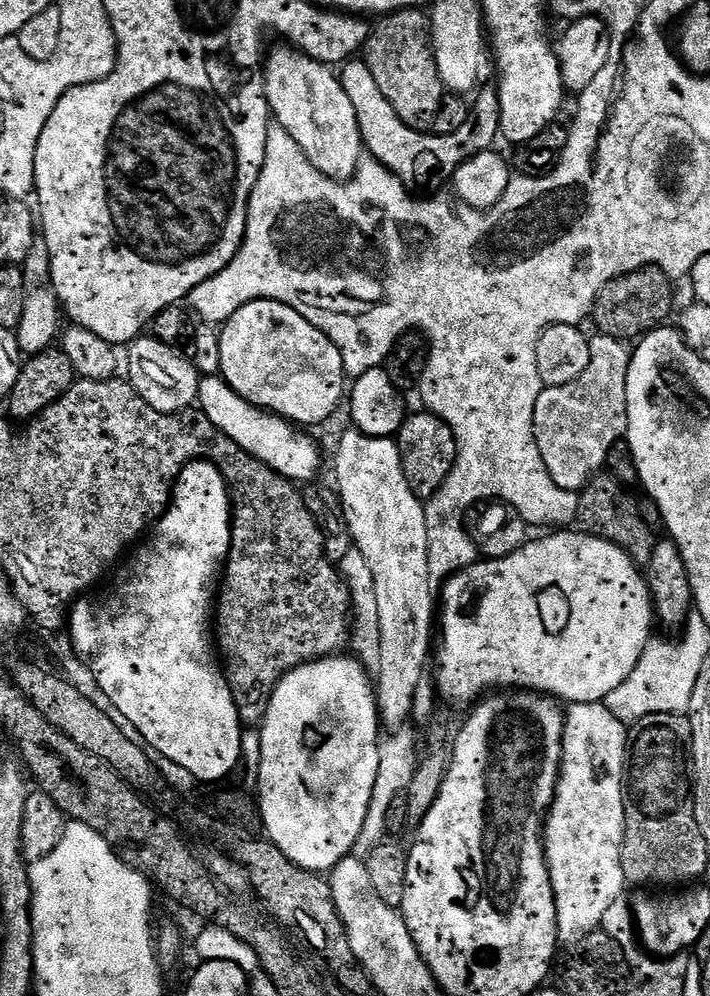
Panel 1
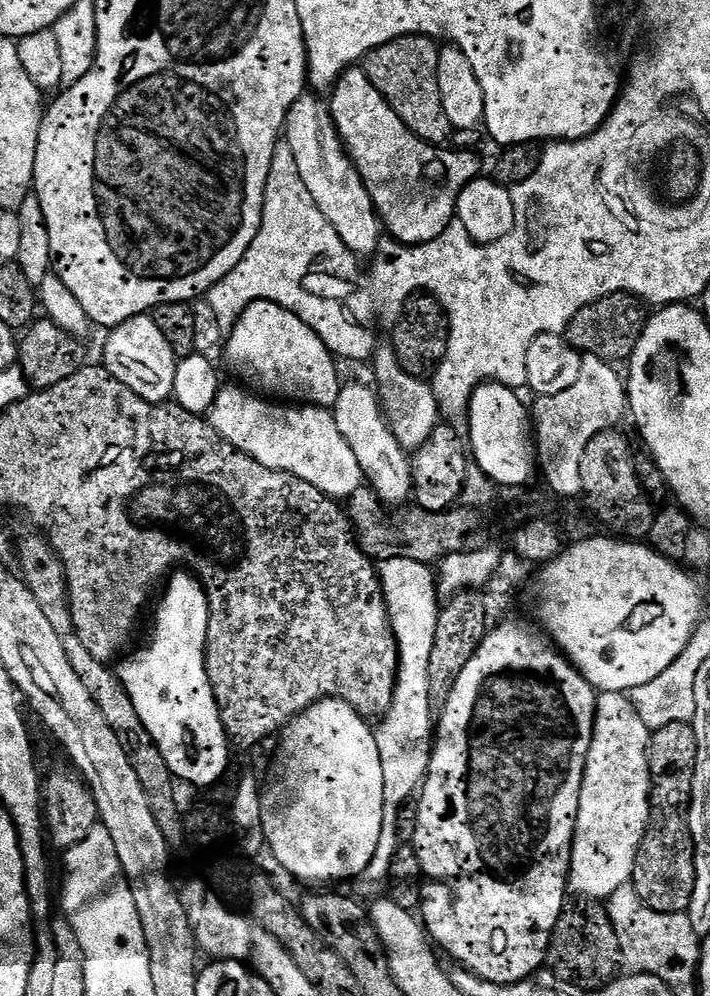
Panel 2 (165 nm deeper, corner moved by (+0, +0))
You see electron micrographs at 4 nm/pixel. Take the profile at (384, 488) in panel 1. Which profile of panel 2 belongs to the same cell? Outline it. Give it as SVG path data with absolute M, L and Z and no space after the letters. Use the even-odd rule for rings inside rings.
M345 383L338 394L338 402L334 405L334 415L338 434L346 438L350 450L354 450L354 458L362 466L367 483L371 485L377 496L385 505L403 505L412 492L412 465L409 453L401 448L388 428L382 415L379 395L371 387L364 384Z

